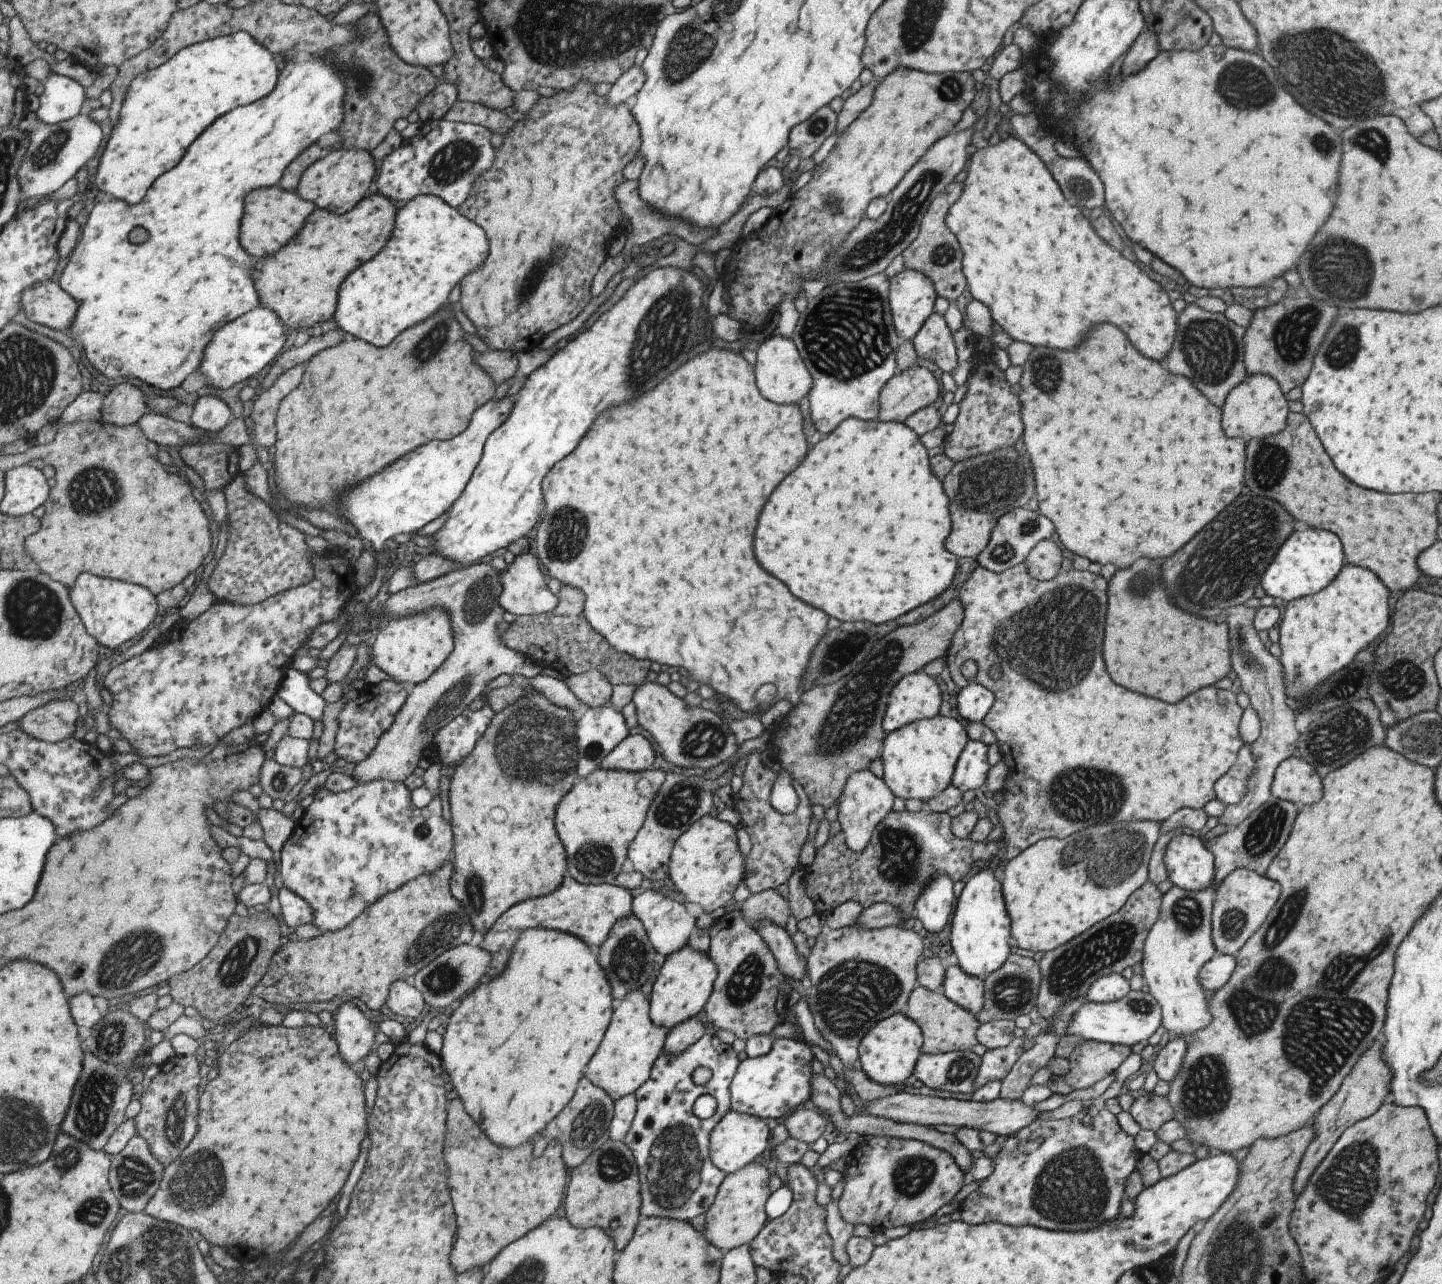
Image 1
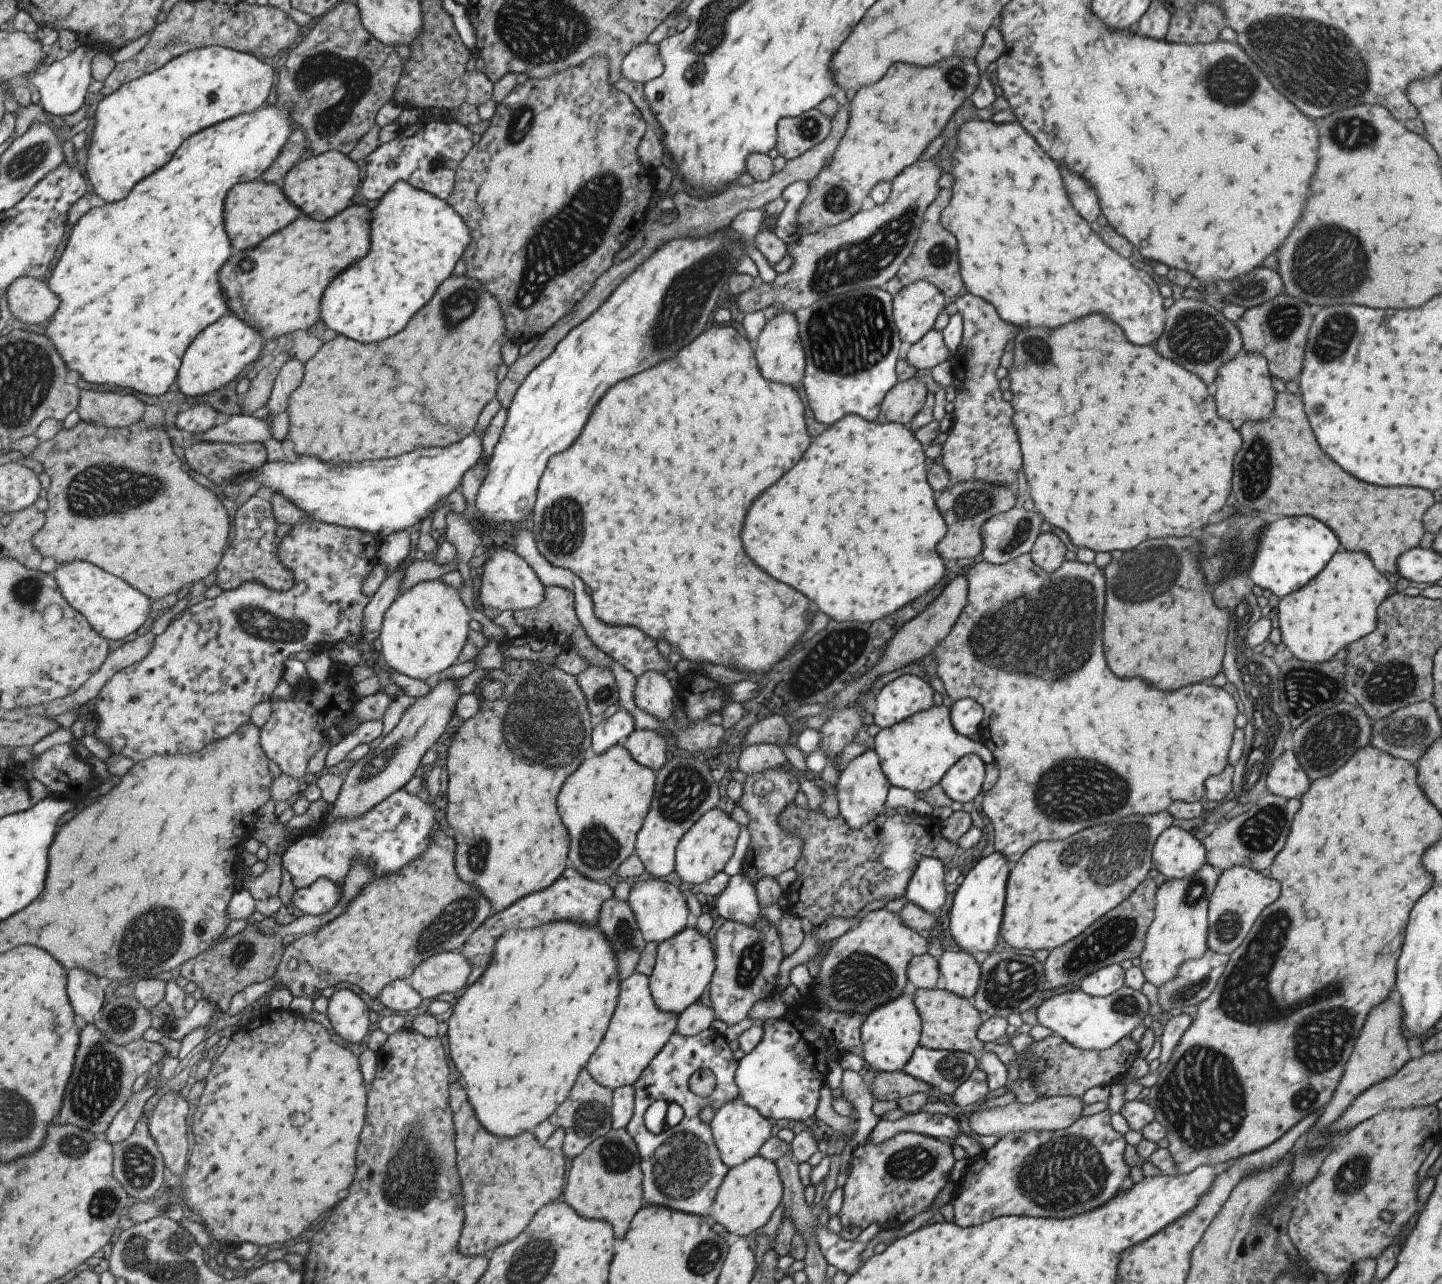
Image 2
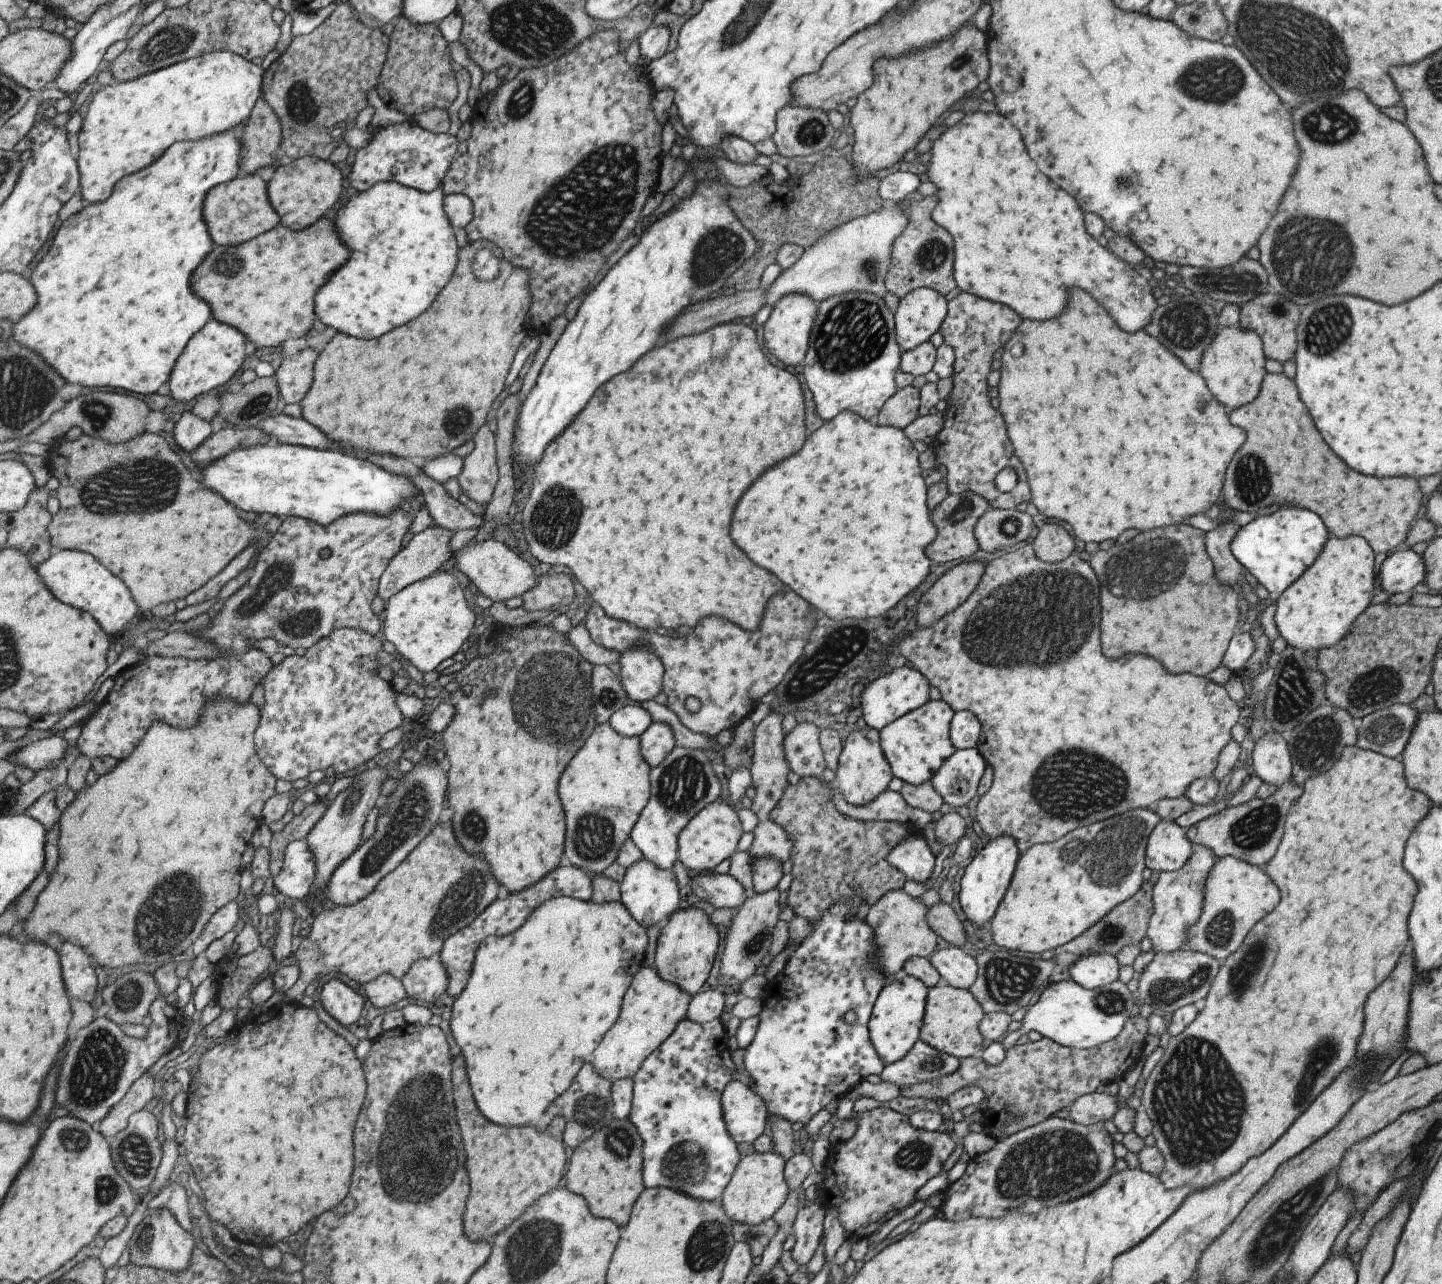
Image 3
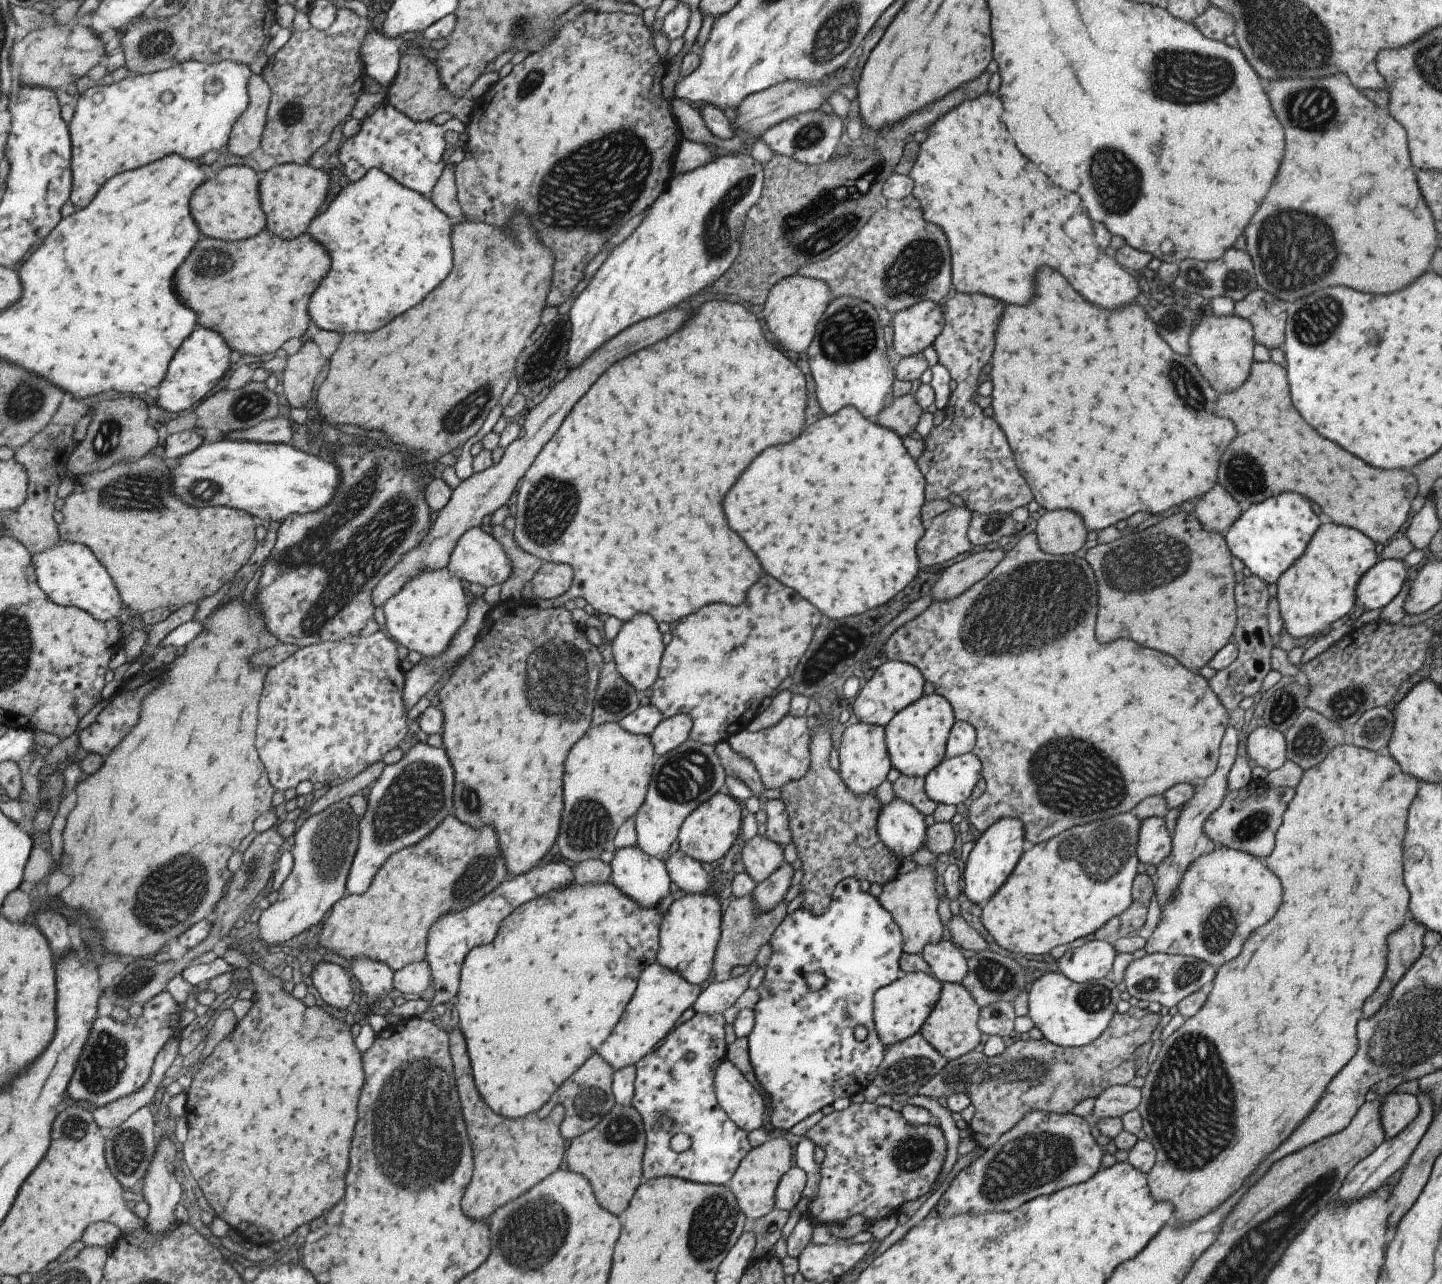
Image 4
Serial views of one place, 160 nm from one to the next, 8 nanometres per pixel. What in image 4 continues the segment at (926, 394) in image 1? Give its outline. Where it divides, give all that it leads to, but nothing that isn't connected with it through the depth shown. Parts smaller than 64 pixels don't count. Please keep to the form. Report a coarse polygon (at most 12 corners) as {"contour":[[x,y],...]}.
{"contour":[[914,396],[893,398],[874,424],[905,437],[921,413]]}

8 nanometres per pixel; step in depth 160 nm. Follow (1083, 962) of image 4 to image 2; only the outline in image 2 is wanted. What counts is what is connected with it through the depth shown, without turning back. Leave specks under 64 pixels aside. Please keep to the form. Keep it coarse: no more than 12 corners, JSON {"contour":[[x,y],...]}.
{"contour":[[1110,964],[1079,981],[1085,994],[1102,997],[1124,984],[1124,970]]}

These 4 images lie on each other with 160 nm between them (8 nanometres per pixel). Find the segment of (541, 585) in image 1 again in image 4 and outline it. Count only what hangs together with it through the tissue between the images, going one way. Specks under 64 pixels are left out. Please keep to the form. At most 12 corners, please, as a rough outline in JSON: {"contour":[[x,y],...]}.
{"contour":[[481,526],[459,536],[451,575],[484,589],[512,573],[502,546]]}

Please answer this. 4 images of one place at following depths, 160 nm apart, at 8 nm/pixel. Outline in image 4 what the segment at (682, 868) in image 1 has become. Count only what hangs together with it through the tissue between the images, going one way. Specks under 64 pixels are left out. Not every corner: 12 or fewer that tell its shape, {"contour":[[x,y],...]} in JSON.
{"contour":[[717,792],[679,828],[679,852],[714,868],[741,828],[741,808]]}

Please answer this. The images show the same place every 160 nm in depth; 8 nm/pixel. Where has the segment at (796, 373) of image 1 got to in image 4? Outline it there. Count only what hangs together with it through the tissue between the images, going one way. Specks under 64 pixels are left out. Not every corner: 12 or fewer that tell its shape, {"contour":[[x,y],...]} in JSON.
{"contour":[[789,275],[762,311],[772,340],[807,351],[827,284]]}

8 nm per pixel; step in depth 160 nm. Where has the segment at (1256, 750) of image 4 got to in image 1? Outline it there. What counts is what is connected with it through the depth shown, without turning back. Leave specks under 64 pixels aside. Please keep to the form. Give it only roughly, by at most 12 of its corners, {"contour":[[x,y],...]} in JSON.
{"contour":[[1303,758],[1275,768],[1271,795],[1298,807],[1319,800],[1321,780]]}

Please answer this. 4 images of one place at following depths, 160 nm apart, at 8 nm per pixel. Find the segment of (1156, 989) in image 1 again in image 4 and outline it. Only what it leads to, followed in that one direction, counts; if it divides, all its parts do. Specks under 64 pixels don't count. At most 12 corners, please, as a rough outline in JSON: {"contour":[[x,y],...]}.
{"contour":[[1227,726],[1215,772],[1192,782],[1179,808],[1171,854],[1152,882],[1159,908],[1195,858],[1213,852],[1201,832],[1227,794],[1238,732]]}

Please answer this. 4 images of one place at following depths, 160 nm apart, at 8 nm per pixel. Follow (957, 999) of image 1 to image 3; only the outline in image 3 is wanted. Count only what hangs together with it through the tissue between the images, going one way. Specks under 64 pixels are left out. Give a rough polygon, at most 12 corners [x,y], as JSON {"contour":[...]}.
{"contour":[[959,947],[933,951],[928,961],[953,988],[976,977],[974,957]]}

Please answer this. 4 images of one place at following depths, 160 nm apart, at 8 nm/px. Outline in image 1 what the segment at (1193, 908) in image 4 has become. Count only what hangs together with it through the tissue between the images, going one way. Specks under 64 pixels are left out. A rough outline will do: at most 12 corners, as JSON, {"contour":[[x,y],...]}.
{"contour":[[1247,869],[1215,885],[1211,939],[1234,957],[1271,912],[1279,884]]}

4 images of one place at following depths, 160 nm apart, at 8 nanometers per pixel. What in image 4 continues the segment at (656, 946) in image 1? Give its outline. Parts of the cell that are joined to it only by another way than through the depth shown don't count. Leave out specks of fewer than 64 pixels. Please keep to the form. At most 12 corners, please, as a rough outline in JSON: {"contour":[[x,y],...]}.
{"contour":[[637,846],[612,850],[610,884],[639,908],[669,894],[664,862]]}

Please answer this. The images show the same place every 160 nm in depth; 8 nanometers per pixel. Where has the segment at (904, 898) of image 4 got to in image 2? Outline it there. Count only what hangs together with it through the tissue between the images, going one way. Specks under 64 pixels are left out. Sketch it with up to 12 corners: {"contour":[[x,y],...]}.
{"contour":[[869,911],[831,942],[816,999],[862,1017],[903,993],[927,940]]}

